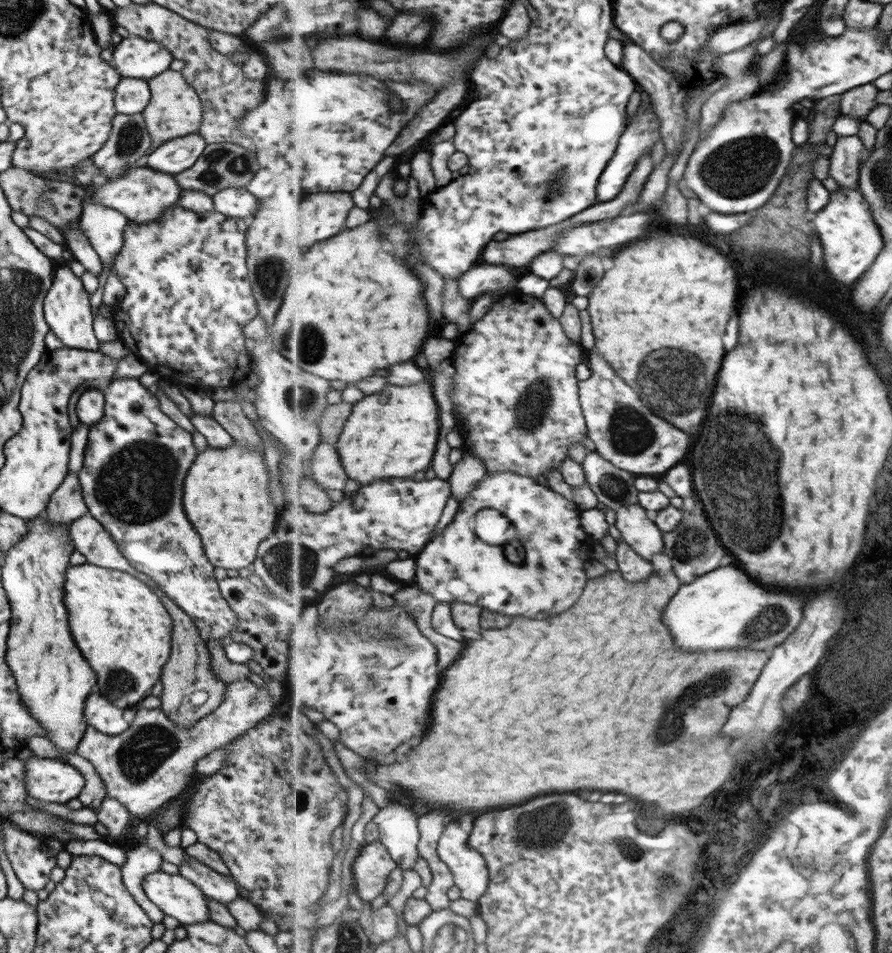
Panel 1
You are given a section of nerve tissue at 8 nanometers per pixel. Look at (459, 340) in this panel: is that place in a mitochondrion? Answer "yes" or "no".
no

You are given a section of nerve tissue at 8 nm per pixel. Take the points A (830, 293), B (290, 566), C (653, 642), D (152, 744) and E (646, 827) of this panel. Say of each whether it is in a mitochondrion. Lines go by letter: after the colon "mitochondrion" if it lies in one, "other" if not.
A: other
B: mitochondrion
C: other
D: mitochondrion
E: mitochondrion

